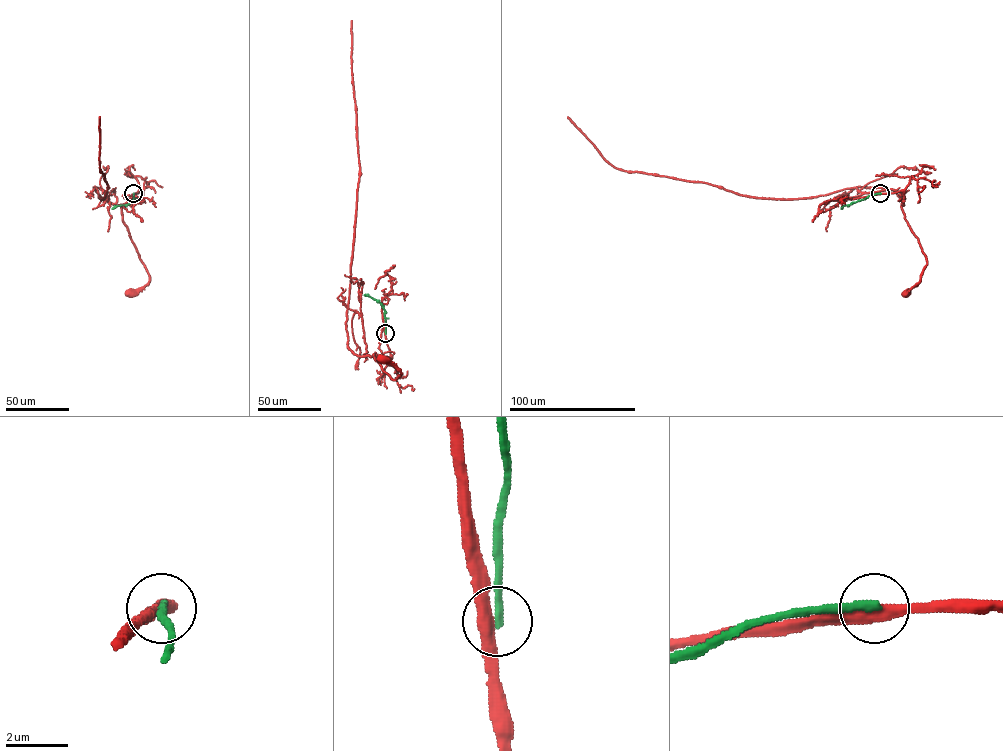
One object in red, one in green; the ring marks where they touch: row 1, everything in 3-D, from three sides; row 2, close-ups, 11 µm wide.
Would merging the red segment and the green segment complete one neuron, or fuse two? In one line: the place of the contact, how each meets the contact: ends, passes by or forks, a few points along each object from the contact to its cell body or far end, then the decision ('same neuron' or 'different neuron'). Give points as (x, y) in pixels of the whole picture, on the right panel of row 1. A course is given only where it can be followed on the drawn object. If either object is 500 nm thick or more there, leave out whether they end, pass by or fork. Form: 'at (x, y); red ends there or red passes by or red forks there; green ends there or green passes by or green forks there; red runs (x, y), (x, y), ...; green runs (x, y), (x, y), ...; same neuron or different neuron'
at (880, 193); red passes by; green ends there; red runs (880, 193), (903, 190), (901, 209), (904, 219), (927, 261), (920, 281), (907, 293); green runs (880, 193), (841, 209); different neuron

